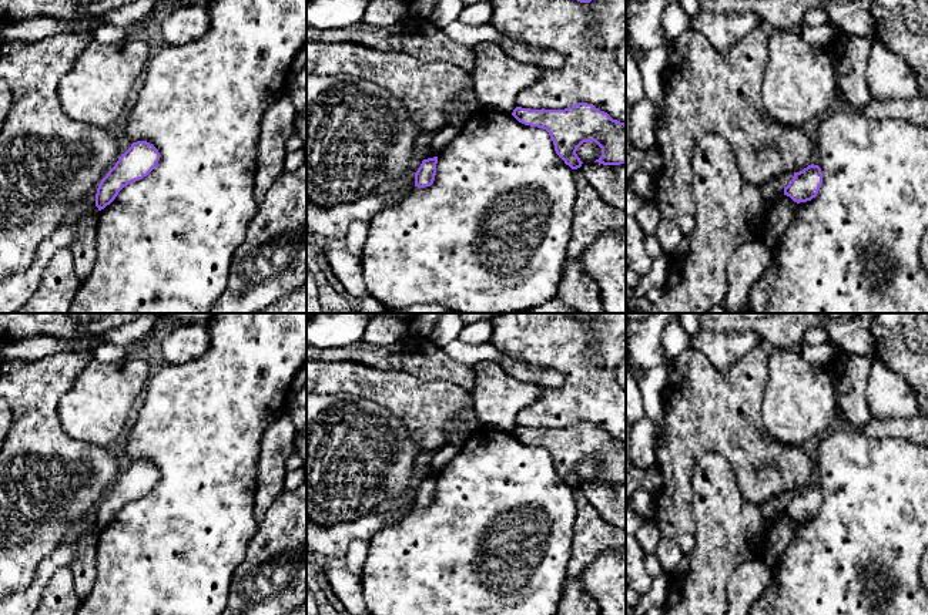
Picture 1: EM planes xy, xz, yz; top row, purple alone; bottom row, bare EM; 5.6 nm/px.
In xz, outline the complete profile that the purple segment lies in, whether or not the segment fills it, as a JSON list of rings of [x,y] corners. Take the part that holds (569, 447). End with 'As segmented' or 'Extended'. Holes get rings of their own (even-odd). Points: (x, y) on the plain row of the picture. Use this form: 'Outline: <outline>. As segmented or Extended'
Outline: [[[579,421],[564,429],[516,426],[512,434],[525,444],[546,448],[556,473],[572,488],[577,488],[583,483],[576,473],[577,467],[590,460],[602,467],[602,475],[594,481],[626,483],[626,443],[613,438],[592,423]]]. As segmented

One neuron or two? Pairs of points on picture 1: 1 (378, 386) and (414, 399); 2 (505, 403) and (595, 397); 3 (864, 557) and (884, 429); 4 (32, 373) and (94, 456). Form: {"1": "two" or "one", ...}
{"1": "one", "2": "two", "3": "two", "4": "one"}

